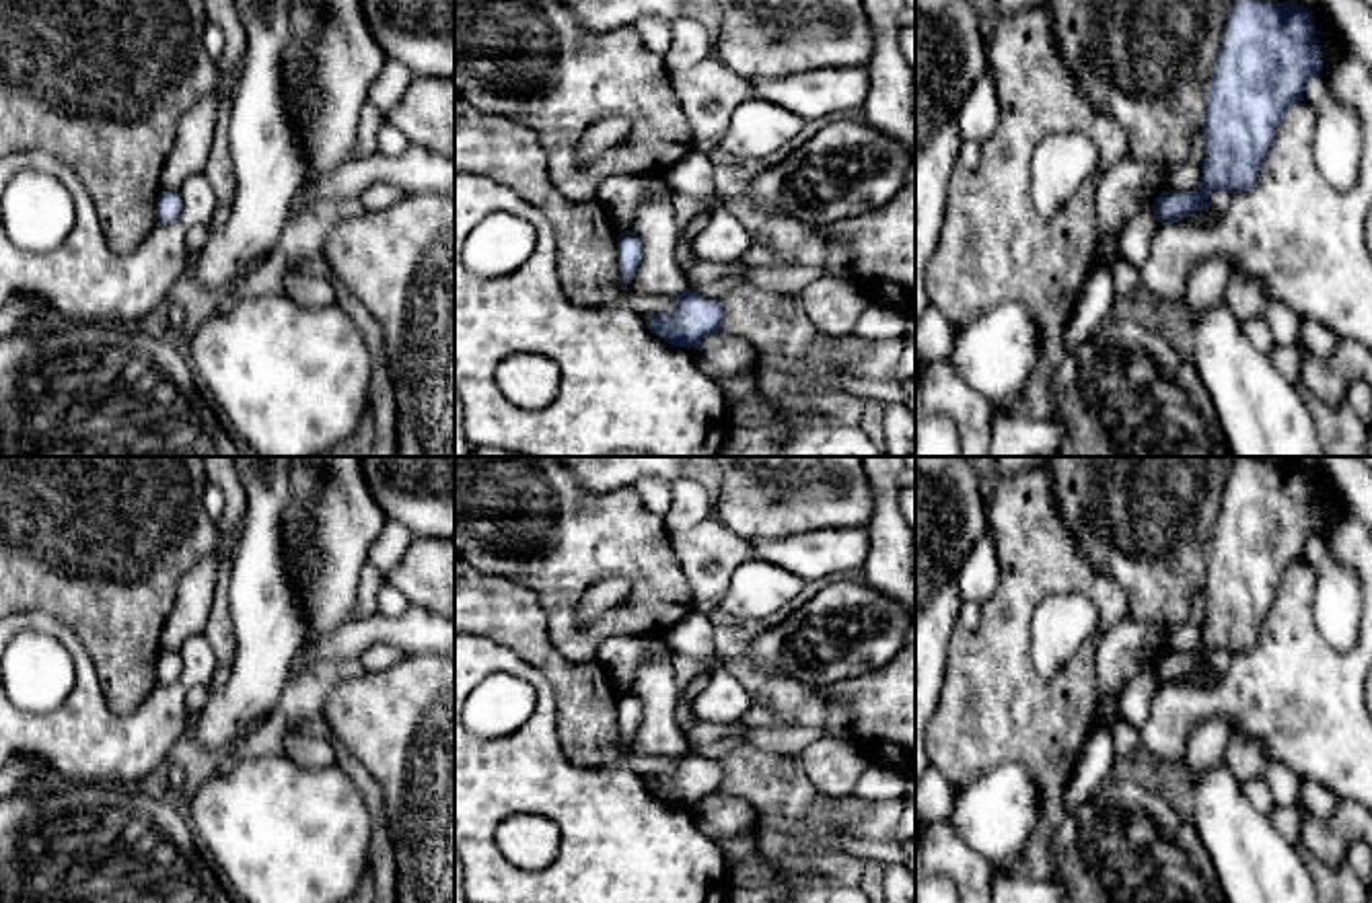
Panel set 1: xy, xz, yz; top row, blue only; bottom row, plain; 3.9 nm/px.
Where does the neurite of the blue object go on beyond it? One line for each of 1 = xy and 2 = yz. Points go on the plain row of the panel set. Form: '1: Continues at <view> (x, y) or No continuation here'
1: No continuation here
2: No continuation here

